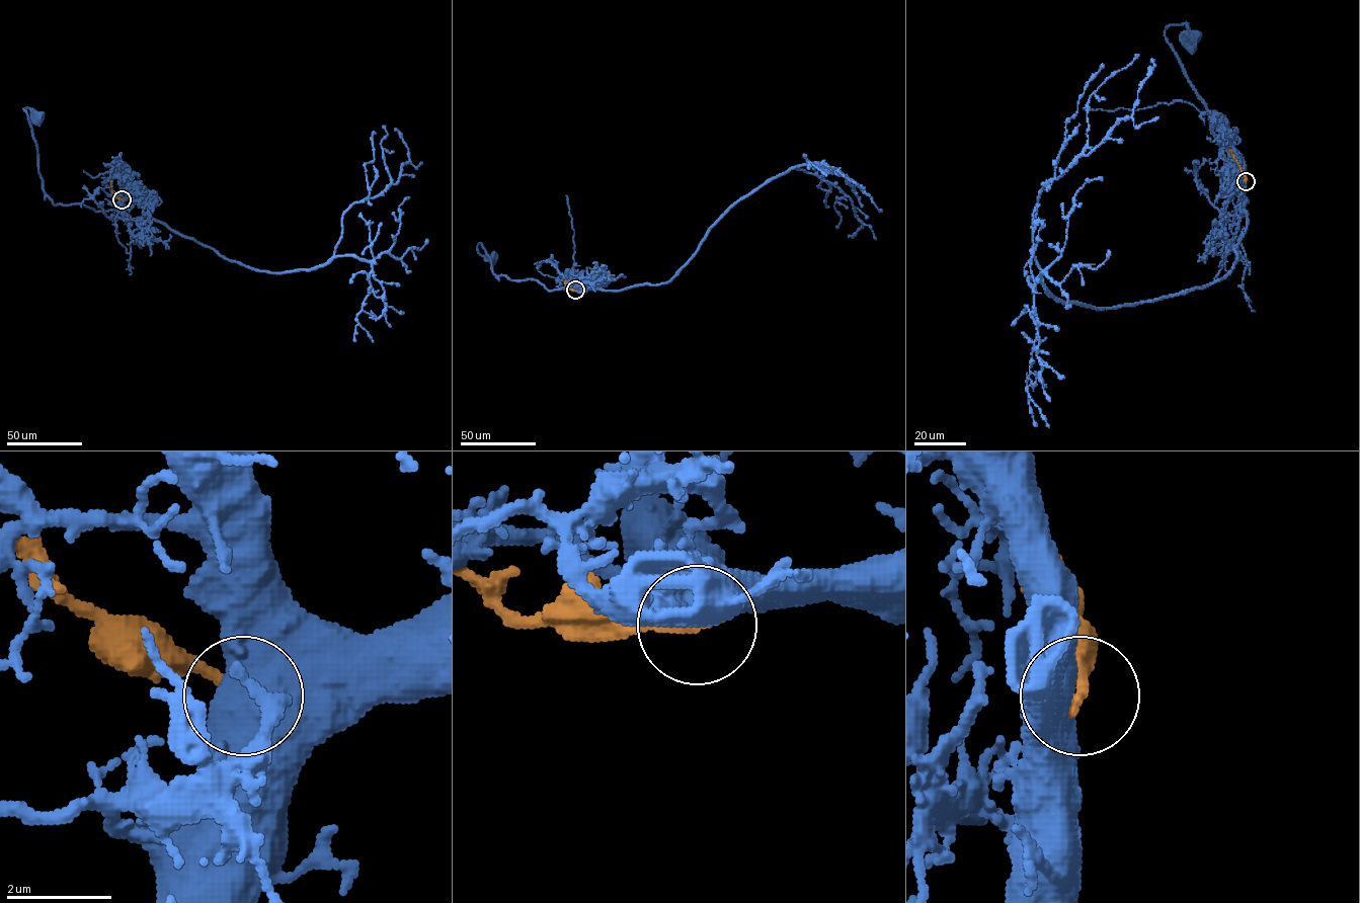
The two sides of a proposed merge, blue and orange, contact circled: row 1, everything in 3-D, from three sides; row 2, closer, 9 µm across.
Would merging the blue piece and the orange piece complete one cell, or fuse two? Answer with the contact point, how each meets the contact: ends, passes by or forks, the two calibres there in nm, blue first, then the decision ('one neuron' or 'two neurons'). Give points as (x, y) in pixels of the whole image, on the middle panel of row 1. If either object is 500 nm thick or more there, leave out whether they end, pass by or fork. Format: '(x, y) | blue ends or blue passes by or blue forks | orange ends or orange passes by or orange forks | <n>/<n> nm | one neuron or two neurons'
(575, 290) | 800/240 nm | two neurons

